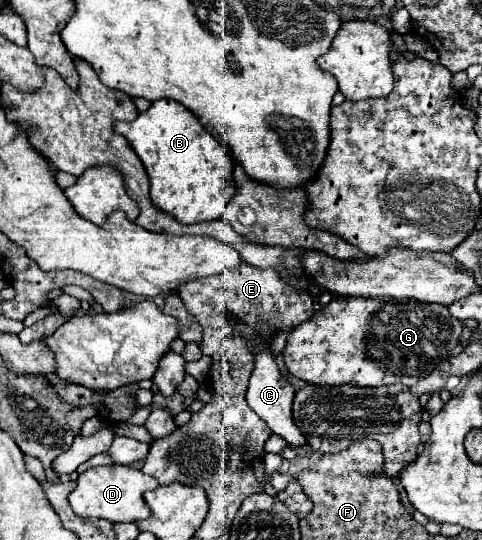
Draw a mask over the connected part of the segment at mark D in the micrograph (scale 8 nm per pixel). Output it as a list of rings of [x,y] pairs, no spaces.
[[[125,465],[93,467],[79,475],[77,487],[69,495],[69,503],[71,509],[81,517],[99,517],[99,519],[109,519],[111,523],[137,523],[151,515],[151,509],[147,507],[143,493],[157,487],[159,483],[155,477],[149,477]]]

